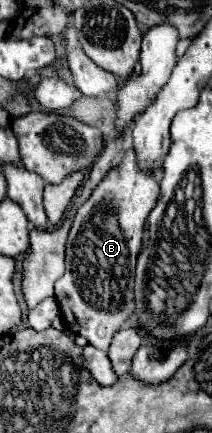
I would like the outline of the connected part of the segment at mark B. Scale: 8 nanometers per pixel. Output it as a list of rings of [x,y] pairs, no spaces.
[[[133,148],[121,152],[117,166],[113,166],[107,176],[99,182],[99,186],[91,192],[91,196],[77,208],[73,216],[73,224],[67,238],[65,252],[65,274],[55,282],[55,298],[61,308],[61,318],[65,326],[87,338],[87,342],[99,350],[107,350],[111,338],[117,330],[121,330],[123,322],[133,314],[133,276],[135,276],[135,260],[141,250],[143,228],[149,212],[153,210],[159,198],[159,180],[157,172],[139,168],[137,156]]]

